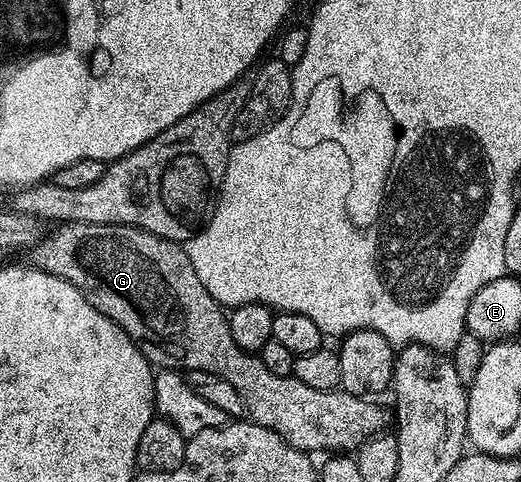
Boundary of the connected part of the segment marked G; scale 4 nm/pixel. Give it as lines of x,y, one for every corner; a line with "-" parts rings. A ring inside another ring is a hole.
63,223
46,234
40,240
39,244
30,250
30,264
36,269
42,269
44,273
65,279
69,283
73,283
73,287
77,287
77,291
81,291
81,295
85,295
85,299
93,307
97,307
97,311
101,311
101,315
108,317
111,322
121,331
125,331
125,335
129,335
131,340
140,346
148,347
152,345
155,353
159,357
167,360
166,368
171,371
209,371
213,375
217,375
221,379
225,379
237,391
237,395
241,395
243,407
246,416
254,421
256,425
265,427
269,431
273,431
277,435
281,435
281,439
285,439
285,443
289,443
295,449
302,449
308,454
315,455
318,449
331,449
327,451
355,451
363,442
371,437
380,436
384,432
383,429
387,425
387,417
389,421
389,413
382,409
379,405
374,405
374,400
364,399
362,397
354,397
351,393
342,391
317,391
313,387
305,387
305,383
298,381
295,376
282,377
281,375
273,375
273,371
265,371
265,363
261,363
261,359
253,353
247,353
241,347
237,347
237,343
233,343
233,331
231,330
231,322
228,314
221,308
219,302
213,299
213,295
209,295
209,291
205,291
205,287
201,283
201,279
197,279
197,271
193,271
193,265
189,263
187,258
187,250
182,244
174,241
166,241
157,235
147,233
144,229
134,229
126,223
116,223
113,225
90,225
89,223

